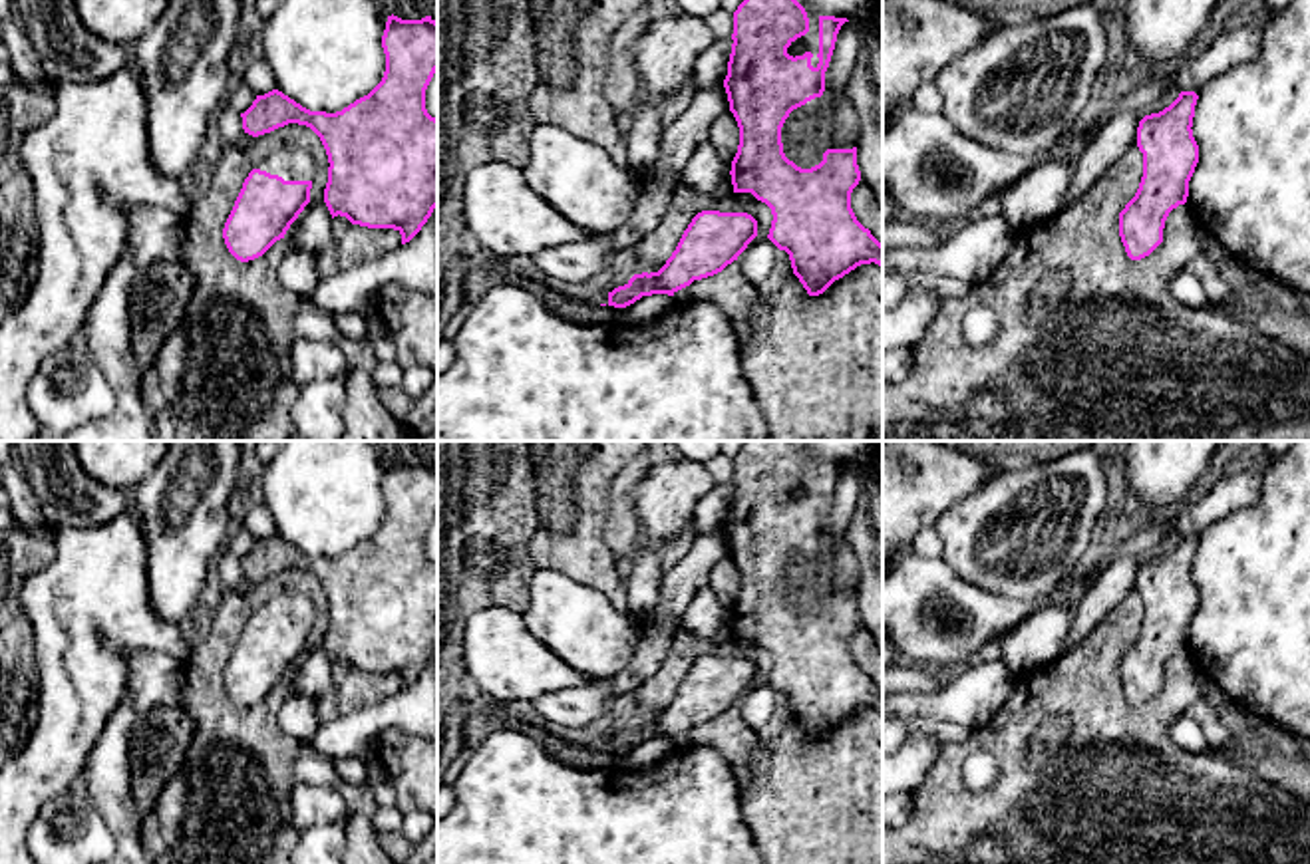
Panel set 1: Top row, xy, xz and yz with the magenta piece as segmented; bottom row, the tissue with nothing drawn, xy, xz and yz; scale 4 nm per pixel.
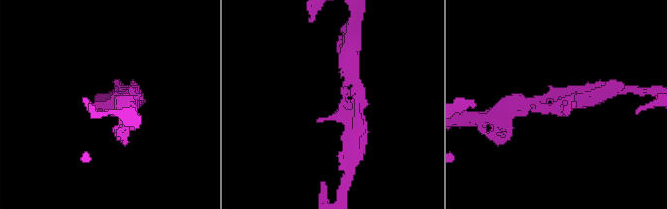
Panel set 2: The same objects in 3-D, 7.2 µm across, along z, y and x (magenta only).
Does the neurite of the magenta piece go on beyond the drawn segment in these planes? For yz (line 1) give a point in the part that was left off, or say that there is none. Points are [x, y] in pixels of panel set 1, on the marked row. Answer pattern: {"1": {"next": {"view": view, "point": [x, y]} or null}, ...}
{"1": {"next": null}}

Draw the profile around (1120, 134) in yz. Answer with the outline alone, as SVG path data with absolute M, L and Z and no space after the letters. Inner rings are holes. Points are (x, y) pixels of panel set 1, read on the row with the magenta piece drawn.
M1167 87L1151 105L1117 113L1071 161L1067 207L1083 199L1099 177L1137 143L1137 127L1145 115L1159 113L1177 97L1179 87Z

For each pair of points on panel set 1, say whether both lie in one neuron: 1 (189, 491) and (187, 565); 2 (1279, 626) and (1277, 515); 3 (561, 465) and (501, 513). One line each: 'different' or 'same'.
1: same
2: same
3: different

